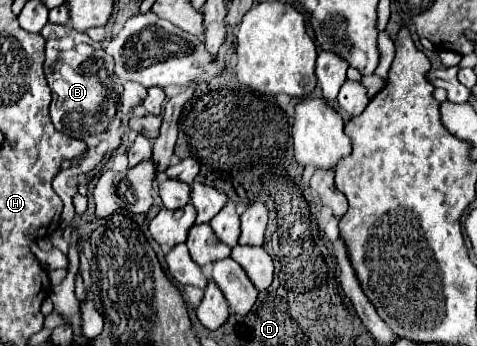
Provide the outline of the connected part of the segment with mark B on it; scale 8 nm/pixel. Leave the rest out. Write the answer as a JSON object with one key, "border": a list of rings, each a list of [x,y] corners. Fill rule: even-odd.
{"border":[[[47,24],[41,32],[41,36],[45,38],[45,78],[47,84],[51,88],[53,100],[51,100],[51,122],[53,126],[73,138],[79,138],[87,144],[87,150],[83,154],[83,158],[79,160],[79,164],[73,164],[69,170],[61,170],[55,178],[53,178],[53,190],[57,192],[57,196],[63,200],[63,214],[61,214],[61,226],[69,226],[69,222],[75,216],[75,208],[73,208],[73,196],[77,194],[77,184],[79,184],[79,176],[91,172],[101,160],[105,160],[107,156],[111,156],[117,150],[119,144],[119,126],[121,126],[121,116],[117,114],[117,102],[119,102],[119,90],[117,86],[121,84],[119,78],[115,78],[113,72],[113,58],[109,58],[109,54],[101,48],[101,44],[93,44],[93,40],[87,34],[79,34],[77,30],[73,30],[73,26],[69,24]]]}

